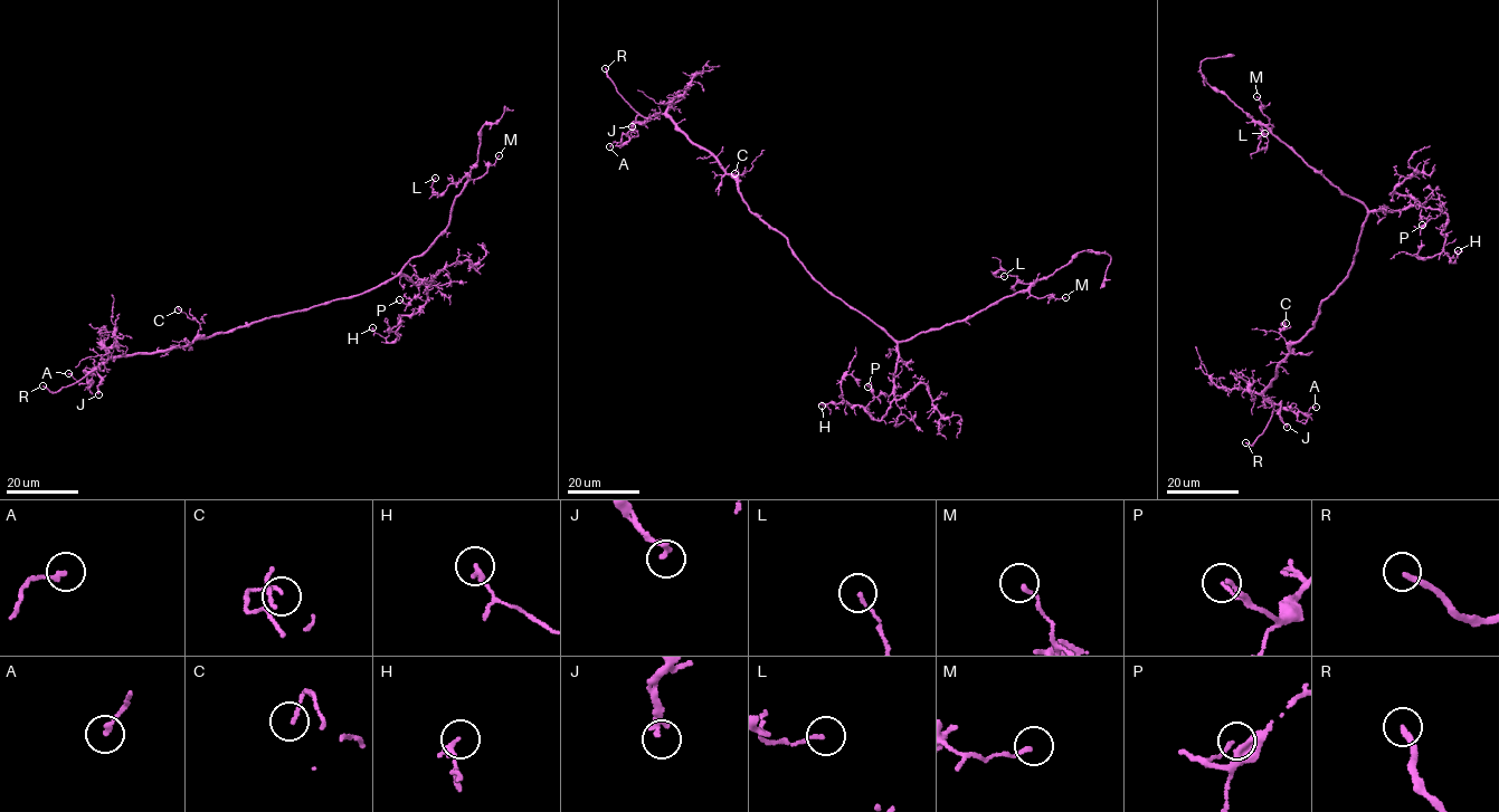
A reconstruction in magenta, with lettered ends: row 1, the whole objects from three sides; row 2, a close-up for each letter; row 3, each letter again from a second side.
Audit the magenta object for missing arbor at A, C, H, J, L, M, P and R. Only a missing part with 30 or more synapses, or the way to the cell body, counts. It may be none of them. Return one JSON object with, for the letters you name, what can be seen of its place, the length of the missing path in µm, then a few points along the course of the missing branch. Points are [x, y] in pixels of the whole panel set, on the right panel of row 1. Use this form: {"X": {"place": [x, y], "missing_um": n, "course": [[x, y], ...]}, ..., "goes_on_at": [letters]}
{"R": {"place": [1245, 442], "missing_um": 2}, "goes_on_at": ["R"]}

